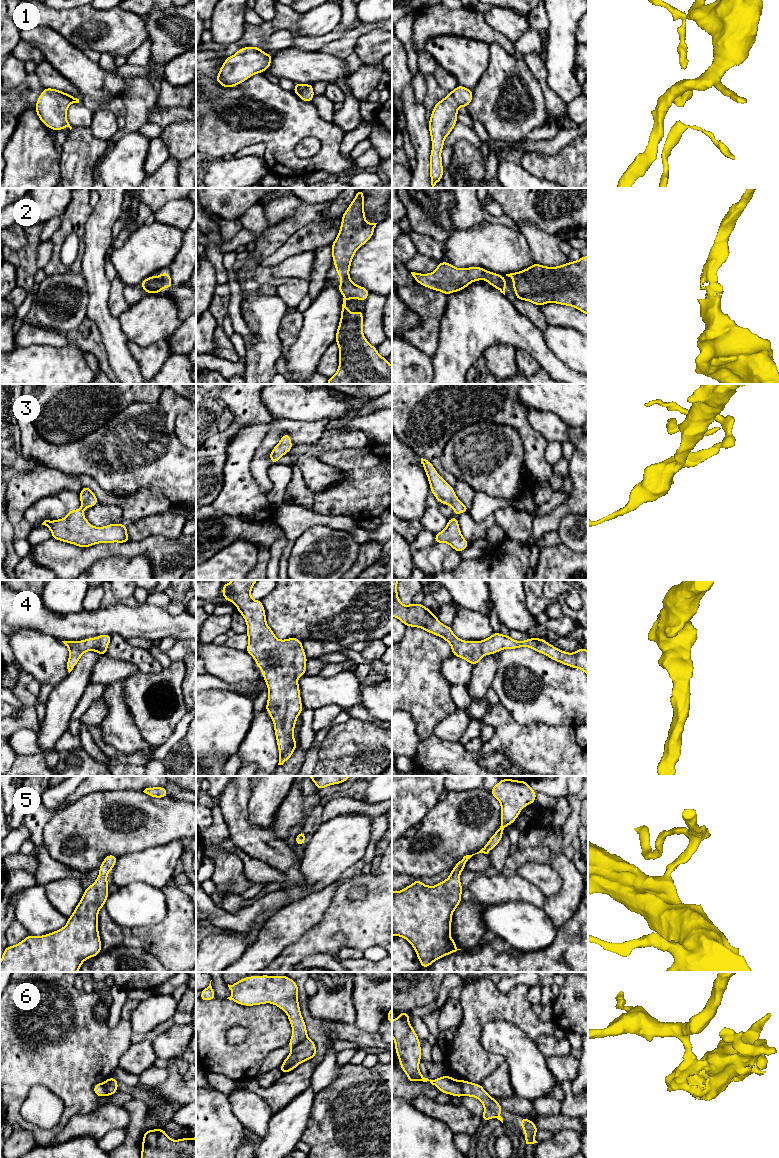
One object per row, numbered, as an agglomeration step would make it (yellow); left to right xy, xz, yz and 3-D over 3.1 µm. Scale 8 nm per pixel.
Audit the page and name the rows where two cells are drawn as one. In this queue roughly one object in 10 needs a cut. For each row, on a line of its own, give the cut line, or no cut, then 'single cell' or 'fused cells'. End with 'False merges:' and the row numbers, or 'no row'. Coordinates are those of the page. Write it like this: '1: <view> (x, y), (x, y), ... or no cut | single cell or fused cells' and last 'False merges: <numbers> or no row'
1: no cut | single cell
2: no cut | single cell
3: no cut | single cell
4: no cut | single cell
5: no cut | single cell
6: xz (307, 1037), (292, 1049) | fused cells
False merges: 6

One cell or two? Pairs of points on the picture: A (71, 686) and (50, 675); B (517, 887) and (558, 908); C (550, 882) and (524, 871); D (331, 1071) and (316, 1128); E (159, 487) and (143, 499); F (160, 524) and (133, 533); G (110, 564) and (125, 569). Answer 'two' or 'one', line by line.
A: two
B: two
C: one
D: two
E: two
F: one
G: one

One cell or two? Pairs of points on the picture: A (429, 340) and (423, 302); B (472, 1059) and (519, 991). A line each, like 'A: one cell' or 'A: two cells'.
A: one cell
B: one cell

